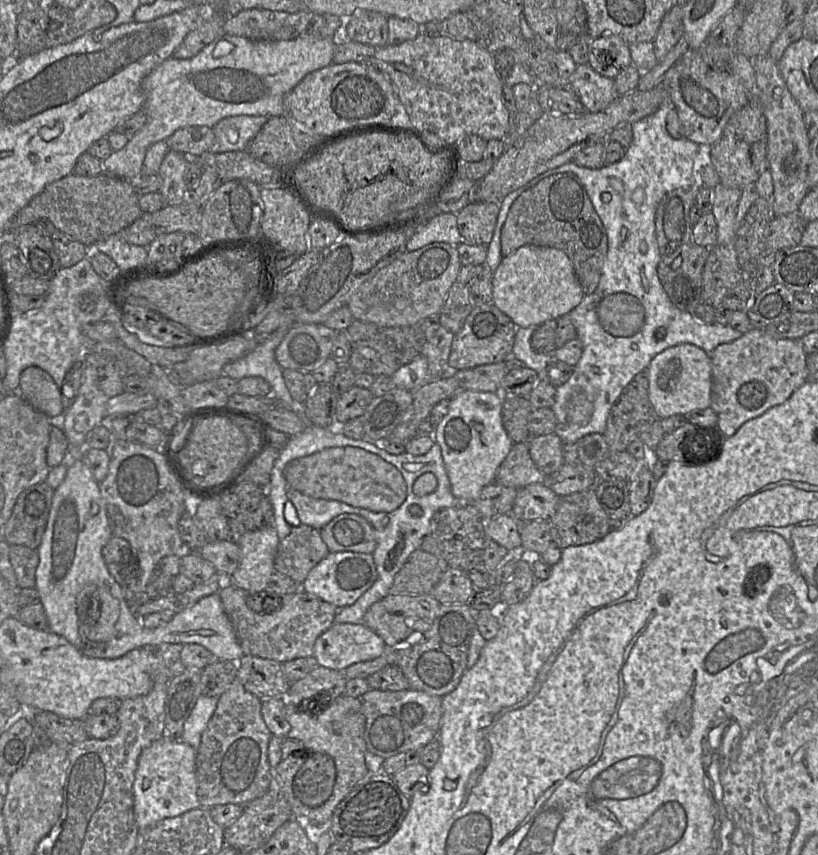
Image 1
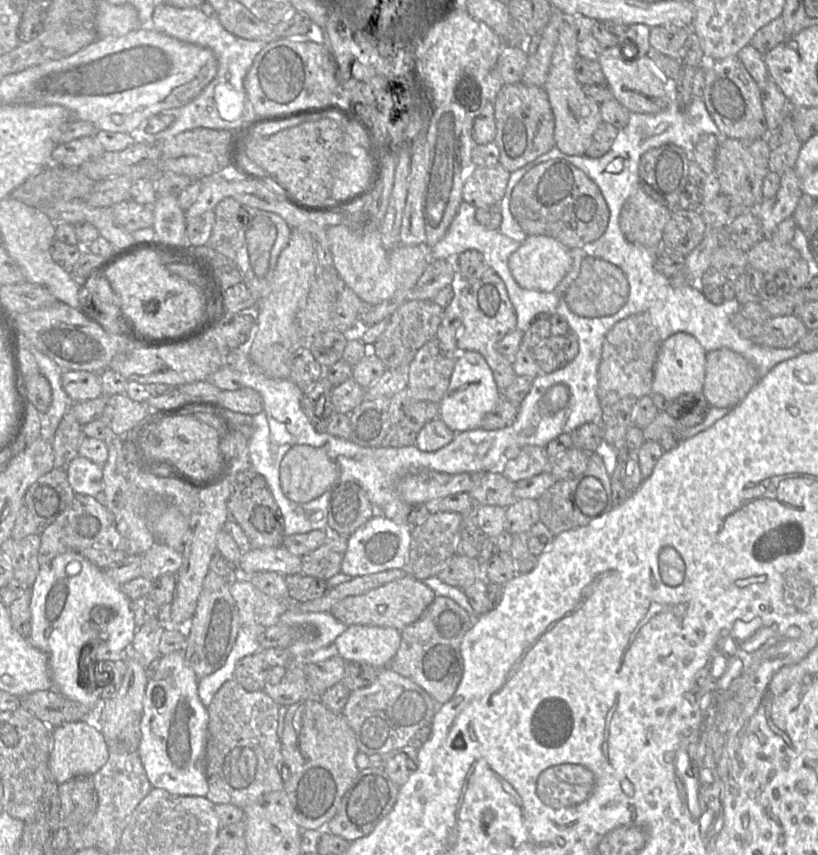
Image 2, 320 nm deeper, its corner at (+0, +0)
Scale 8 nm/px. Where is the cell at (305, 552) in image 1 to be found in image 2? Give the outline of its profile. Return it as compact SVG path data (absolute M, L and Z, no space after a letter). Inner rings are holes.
M325 529L325 532L326 539L323 544L301 557L301 573L323 580L327 580L341 572L341 563L347 549L348 540L348 536L339 535L335 531Z

